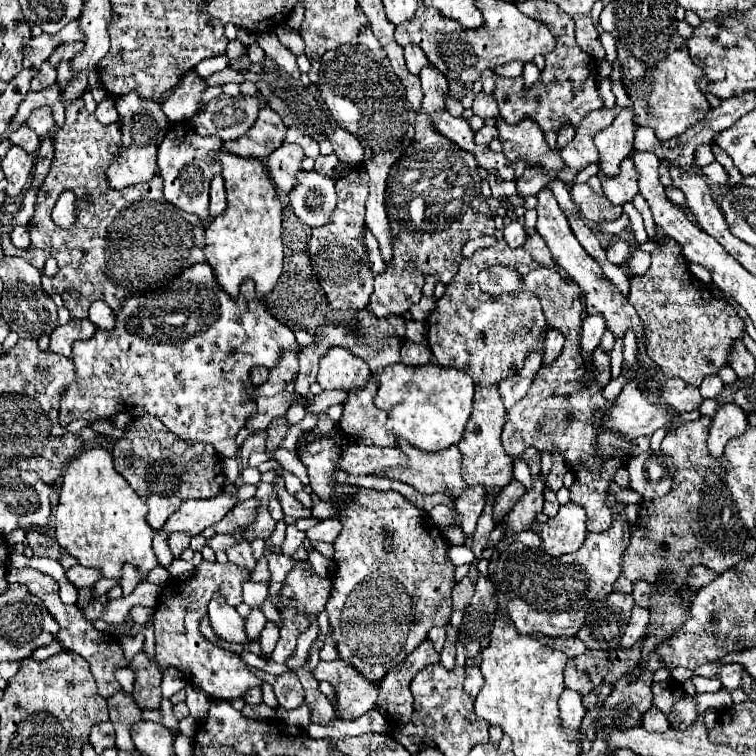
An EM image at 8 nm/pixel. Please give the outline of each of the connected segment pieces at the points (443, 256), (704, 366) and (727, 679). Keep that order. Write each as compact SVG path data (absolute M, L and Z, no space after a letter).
M425 67L421 71L421 87L423 87L423 103L415 119L415 139L413 145L407 149L407 155L403 155L389 171L387 179L387 191L385 191L385 211L393 235L393 255L387 263L385 271L375 277L375 291L369 297L369 309L379 315L387 317L391 313L403 315L409 311L413 303L417 303L423 297L423 283L427 275L435 275L439 283L451 283L455 277L455 271L461 263L461 249L469 239L481 237L481 235L495 235L495 221L491 217L491 209L485 203L485 197L481 195L481 177L479 167L475 163L475 157L461 147L457 147L453 141L443 137L435 125L433 125L433 113L445 111L445 97L447 97L447 77L439 73L439 69Z
M659 239L659 247L651 253L649 271L643 277L631 277L627 301L643 321L647 353L657 367L667 377L679 377L699 387L707 375L715 375L729 365L729 351L745 335L745 321L727 301L713 297L709 285L693 277L689 269L681 269L681 257L683 249L675 239Z
M725 663L725 665L721 665L717 675L719 675L723 687L737 689L739 683L741 683L741 671L743 671L741 665L737 665L737 663Z

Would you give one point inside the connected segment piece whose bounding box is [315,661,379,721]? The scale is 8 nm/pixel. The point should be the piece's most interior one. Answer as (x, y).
(355, 696)

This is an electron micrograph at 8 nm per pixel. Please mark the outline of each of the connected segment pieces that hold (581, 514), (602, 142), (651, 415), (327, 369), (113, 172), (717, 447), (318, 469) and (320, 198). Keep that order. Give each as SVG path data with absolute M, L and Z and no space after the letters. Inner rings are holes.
M567 503L561 505L557 517L549 519L541 527L541 539L543 539L543 549L551 557L561 557L565 553L577 551L585 537L587 537L587 527L585 527L585 511L577 503Z
M615 65L613 73L613 93L617 97L617 117L615 121L603 129L601 133L595 135L593 143L595 149L599 151L599 169L607 175L607 177L615 177L619 175L619 165L625 157L631 155L633 151L633 135L635 135L635 123L633 123L633 107L631 101L627 97L627 91L621 83L621 69L619 65Z
M629 381L615 399L611 411L607 411L605 427L611 429L611 433L619 433L621 439L631 441L667 427L675 415L677 413L649 403L647 395L637 387L637 381Z
M333 347L321 357L317 383L325 391L341 389L341 391L351 393L351 391L363 389L369 377L371 373L363 359L355 357L343 347Z
M135 93L125 95L123 99L117 99L117 111L119 117L123 119L123 145L121 145L121 159L115 159L105 171L107 175L107 185L111 189L125 189L137 183L145 183L151 179L151 175L157 173L157 145L163 141L169 121L161 111L161 105L157 101L141 99Z
M721 405L711 421L709 437L707 437L707 451L711 457L719 459L723 455L723 449L729 439L735 435L741 435L747 429L749 421L747 415L741 411L739 405Z
M323 439L323 443L311 443L311 447L307 447L307 455L301 455L299 459L309 469L311 489L321 499L335 499L333 471L335 471L335 459L339 459L337 445L331 439Z
M299 171L295 189L289 193L289 203L297 221L321 227L335 211L335 180L317 171Z

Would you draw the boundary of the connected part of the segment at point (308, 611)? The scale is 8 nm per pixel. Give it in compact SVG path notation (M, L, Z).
M297 561L281 587L281 599L277 609L287 609L289 601L295 601L295 609L301 615L319 615L331 595L331 577L319 577L309 561Z

